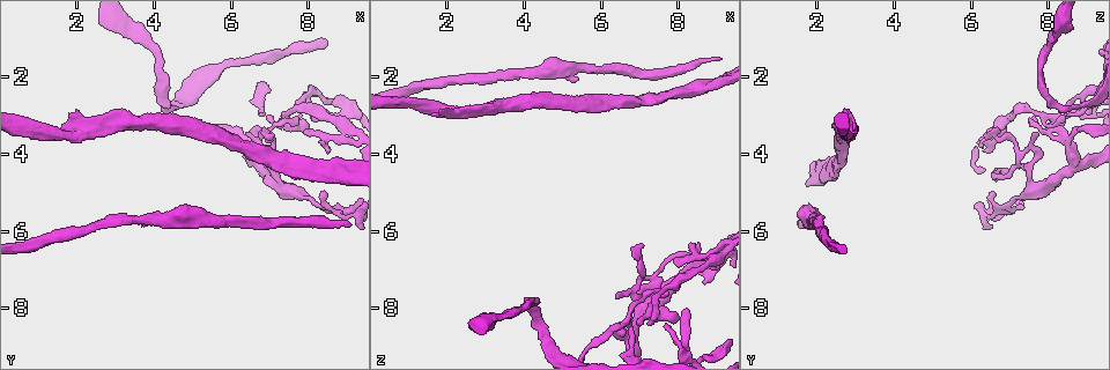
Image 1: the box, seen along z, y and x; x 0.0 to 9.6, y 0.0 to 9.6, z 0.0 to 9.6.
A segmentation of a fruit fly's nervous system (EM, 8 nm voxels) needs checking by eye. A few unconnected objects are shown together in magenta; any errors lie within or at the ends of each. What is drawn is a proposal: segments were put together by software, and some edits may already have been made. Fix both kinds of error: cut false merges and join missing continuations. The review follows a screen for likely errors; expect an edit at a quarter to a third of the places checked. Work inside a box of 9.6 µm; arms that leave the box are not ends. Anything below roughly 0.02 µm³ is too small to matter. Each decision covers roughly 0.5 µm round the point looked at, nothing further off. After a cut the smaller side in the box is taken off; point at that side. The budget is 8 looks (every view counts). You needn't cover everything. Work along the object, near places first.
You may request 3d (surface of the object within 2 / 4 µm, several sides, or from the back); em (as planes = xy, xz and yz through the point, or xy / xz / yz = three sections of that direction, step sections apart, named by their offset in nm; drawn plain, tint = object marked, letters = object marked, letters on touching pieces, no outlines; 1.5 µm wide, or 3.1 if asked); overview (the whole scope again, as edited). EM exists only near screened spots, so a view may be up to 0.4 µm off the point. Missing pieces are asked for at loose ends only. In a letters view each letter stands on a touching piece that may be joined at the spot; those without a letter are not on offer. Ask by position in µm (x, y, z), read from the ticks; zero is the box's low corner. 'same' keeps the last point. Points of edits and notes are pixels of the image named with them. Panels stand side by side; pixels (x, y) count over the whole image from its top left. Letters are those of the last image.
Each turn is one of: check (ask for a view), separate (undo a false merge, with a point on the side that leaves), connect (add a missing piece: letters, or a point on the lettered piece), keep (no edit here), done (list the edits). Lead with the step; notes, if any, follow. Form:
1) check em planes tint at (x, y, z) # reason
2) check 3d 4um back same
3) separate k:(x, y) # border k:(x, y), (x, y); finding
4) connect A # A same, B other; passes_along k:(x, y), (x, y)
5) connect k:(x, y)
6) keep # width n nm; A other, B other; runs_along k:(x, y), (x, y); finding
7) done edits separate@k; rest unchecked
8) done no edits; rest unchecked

check em xz step 8 tint at (3.20, 0.80, 8.20) # calibre changes

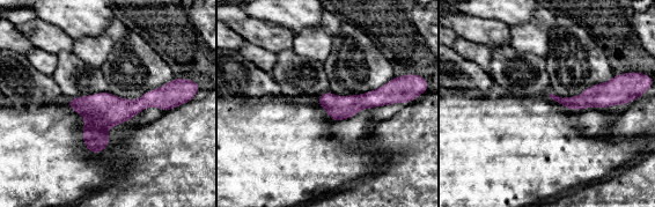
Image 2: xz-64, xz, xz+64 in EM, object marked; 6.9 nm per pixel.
check em planes letters same

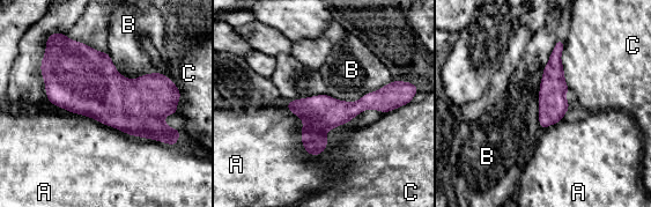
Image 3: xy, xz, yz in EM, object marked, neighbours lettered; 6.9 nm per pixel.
keep # A other, B other, C other; border 3:(557, 38), (540, 82), (540, 130); continuous, no second neuron

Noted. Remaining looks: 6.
check em planes letters at (7.60, 2.95, 7.55) # sudden change in width

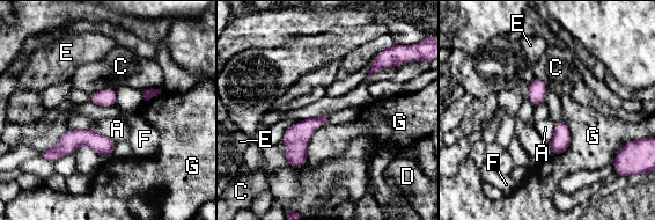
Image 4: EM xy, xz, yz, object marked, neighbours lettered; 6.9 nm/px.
keep # A other, C other, D other, E other, F other, G other; one neuron here

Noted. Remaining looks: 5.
check em planes letters at (8.85, 4.80, 2.20) # an open end

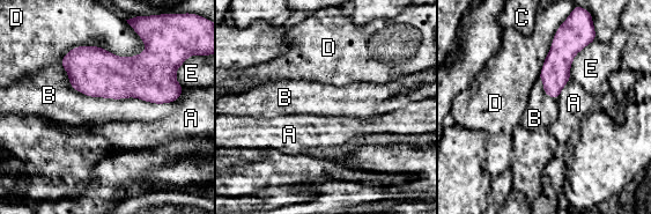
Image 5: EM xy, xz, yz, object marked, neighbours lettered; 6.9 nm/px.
keep # A other, B other, C other, D other, E other; border 5:(570, 80), (556, 100); no lettered piece goes on from it

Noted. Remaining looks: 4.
done no edits; rest unchecked

